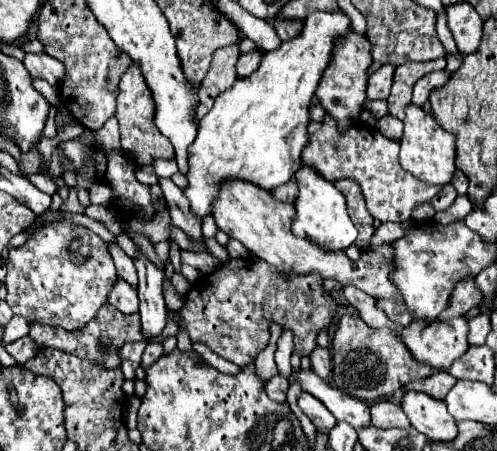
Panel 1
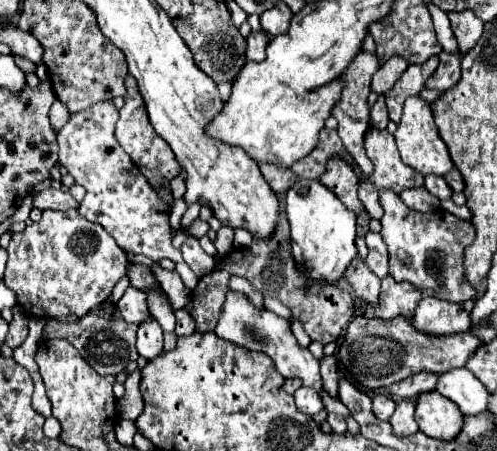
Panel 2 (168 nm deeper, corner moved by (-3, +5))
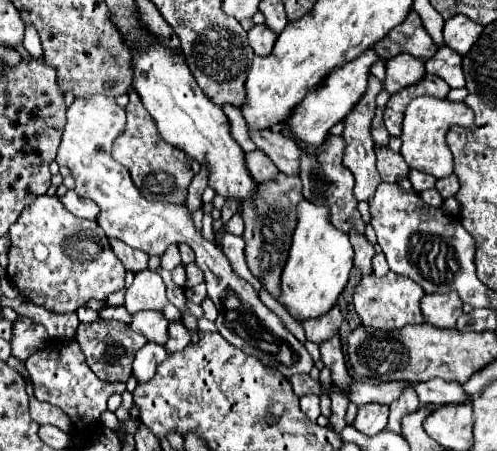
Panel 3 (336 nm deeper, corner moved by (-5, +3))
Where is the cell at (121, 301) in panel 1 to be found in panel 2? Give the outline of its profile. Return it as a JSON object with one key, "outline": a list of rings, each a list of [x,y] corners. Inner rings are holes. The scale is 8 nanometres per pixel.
{"outline":[[[127,287],[125,295],[123,295],[121,301],[117,303],[117,309],[121,311],[121,315],[123,315],[123,319],[125,319],[127,323],[139,325],[139,323],[151,319],[149,309],[147,309],[145,295],[143,295],[143,291],[139,291],[139,289],[135,289],[135,287]]]}

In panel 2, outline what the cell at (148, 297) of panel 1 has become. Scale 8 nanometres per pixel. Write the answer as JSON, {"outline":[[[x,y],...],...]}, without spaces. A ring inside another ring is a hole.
{"outline":[[[155,319],[145,321],[139,325],[137,331],[137,351],[147,361],[155,359],[159,353],[163,353],[163,331]]]}

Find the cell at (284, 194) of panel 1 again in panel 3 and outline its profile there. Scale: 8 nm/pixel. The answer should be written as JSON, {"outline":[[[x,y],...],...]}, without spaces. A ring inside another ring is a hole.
{"outline":[[[259,149],[251,151],[245,155],[245,161],[247,161],[247,169],[249,173],[253,175],[253,179],[257,183],[263,183],[263,181],[273,181],[277,175],[279,175],[279,169],[273,165],[273,161]]]}

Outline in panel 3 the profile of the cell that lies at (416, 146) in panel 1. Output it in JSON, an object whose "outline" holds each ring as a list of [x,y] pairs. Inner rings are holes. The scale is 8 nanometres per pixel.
{"outline":[[[417,97],[407,105],[405,119],[403,119],[403,131],[401,131],[401,155],[407,161],[411,169],[429,173],[437,179],[449,177],[453,173],[453,155],[445,143],[445,135],[449,127],[459,126],[465,129],[473,129],[474,113],[467,109],[465,103],[453,103],[447,99],[435,99],[435,97]]]}

